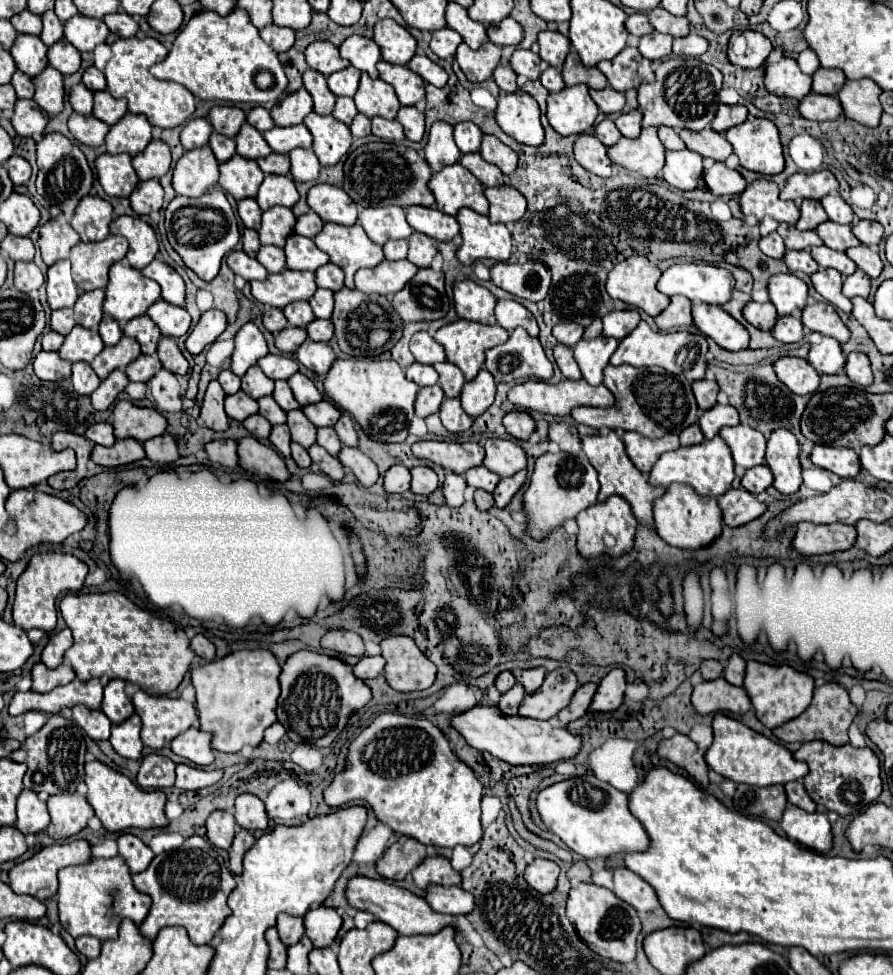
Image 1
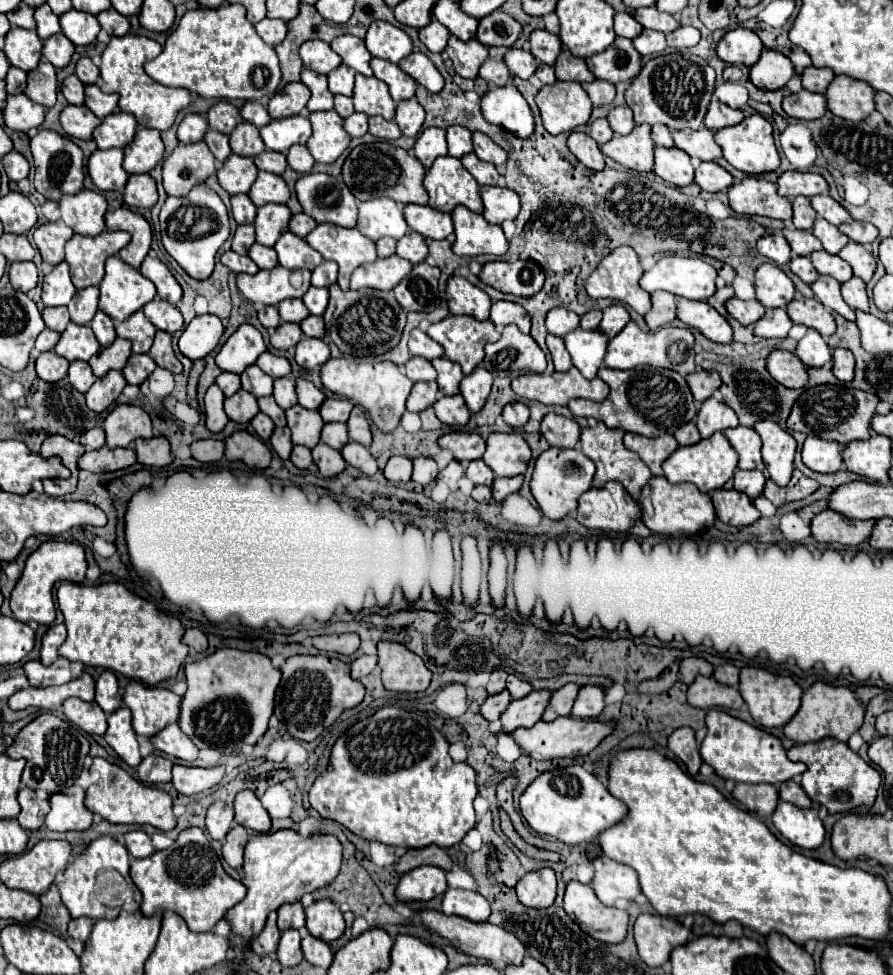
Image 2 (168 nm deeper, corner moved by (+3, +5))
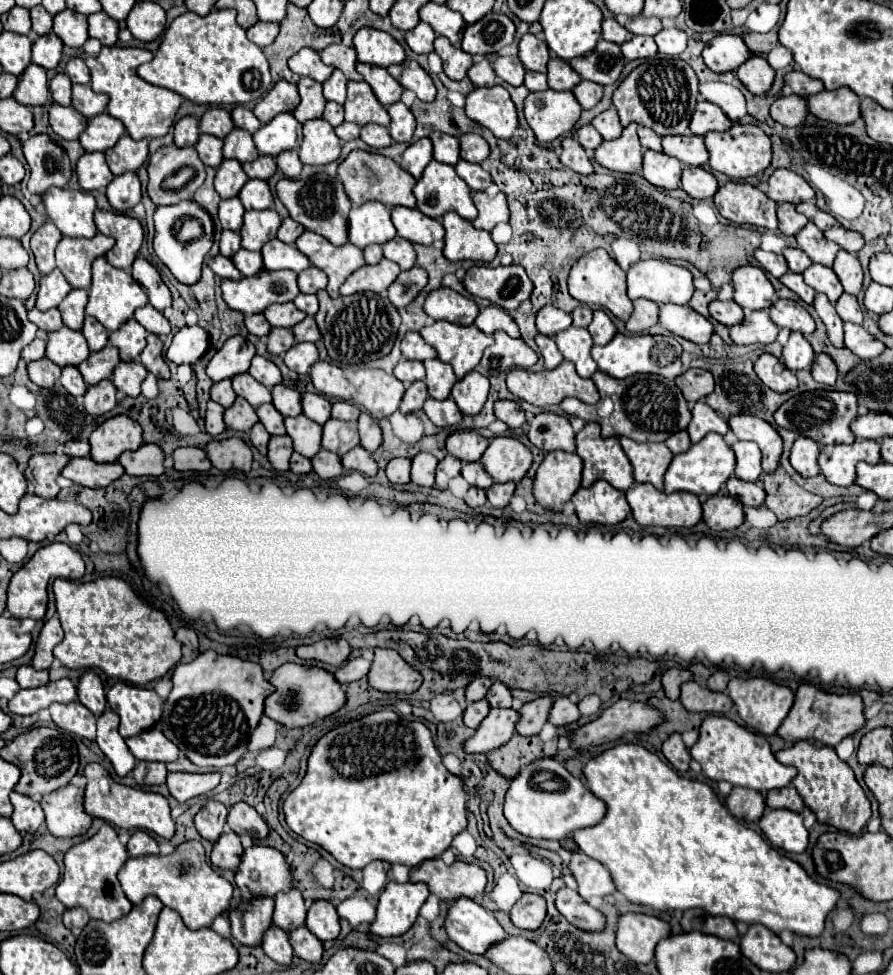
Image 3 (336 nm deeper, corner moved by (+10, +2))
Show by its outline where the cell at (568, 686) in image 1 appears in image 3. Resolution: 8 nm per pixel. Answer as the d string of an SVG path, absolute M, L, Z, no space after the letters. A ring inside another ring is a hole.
M492 708L490 714L482 720L480 728L472 738L466 740L466 752L490 752L498 746L506 744L514 730L516 720L520 720L520 712L514 708Z

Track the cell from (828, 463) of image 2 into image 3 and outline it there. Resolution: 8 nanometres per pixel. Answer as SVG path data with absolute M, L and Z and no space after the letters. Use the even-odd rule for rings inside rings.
M800 436L792 446L790 464L802 476L818 476L820 466L816 464L816 456L820 456L820 446L814 440Z

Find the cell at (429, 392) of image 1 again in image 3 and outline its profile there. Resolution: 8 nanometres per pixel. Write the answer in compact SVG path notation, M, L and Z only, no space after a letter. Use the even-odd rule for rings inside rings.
M412 382L400 402L400 412L402 414L410 414L410 412L416 412L416 410L422 410L424 402L428 398L428 390L426 390L426 384L424 382Z

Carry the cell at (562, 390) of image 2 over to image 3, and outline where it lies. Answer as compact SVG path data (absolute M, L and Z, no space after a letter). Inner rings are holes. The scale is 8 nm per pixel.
M562 362L558 368L554 370L542 370L542 372L532 372L532 370L512 370L506 378L508 390L516 396L522 398L534 406L550 406L550 404L560 404L564 398L574 396L586 404L598 404L600 394L594 386L592 380L584 380L576 374L576 368L572 362Z

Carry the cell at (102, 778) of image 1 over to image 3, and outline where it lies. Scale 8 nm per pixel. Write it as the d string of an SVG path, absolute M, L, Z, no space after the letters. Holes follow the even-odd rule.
M88 764L84 768L84 776L88 778L88 786L86 786L86 794L84 794L84 808L90 816L102 818L106 822L110 822L112 826L118 828L138 828L138 830L146 830L146 832L154 832L162 838L172 838L174 836L174 820L170 816L170 806L168 800L158 794L158 792L150 792L150 790L140 790L140 788L130 788L118 782L110 782L110 794L104 796L100 794L98 788L98 780L102 776L106 776L106 770L100 764Z

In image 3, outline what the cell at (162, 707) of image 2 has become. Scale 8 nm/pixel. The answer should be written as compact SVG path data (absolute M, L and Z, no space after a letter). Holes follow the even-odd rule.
M116 682L106 694L110 708L120 716L122 738L132 738L152 728L162 716L162 700L154 690Z

